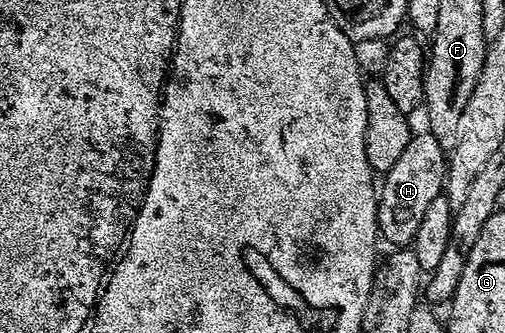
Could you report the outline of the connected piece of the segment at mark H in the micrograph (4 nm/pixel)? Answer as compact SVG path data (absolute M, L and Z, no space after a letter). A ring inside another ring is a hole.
M423 129L421 133L412 134L409 145L401 153L401 158L393 164L393 169L385 172L381 186L377 191L379 201L379 234L388 239L395 249L403 249L414 244L417 229L433 197L444 194L447 178L448 152L433 137L431 132Z

